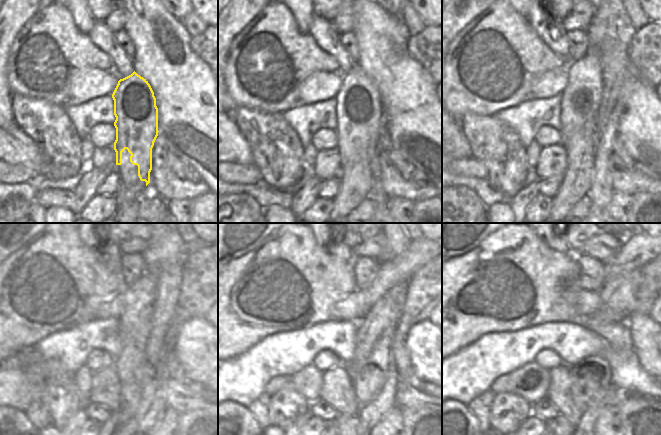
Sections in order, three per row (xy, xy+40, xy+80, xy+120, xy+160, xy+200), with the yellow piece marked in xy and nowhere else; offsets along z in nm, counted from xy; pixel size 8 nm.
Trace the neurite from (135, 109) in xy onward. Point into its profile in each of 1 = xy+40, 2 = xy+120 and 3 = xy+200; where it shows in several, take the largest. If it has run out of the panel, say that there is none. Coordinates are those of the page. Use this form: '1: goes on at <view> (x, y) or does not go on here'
1: goes on at xy+40 (359, 118)
2: goes on at xy+120 (159, 277)
3: goes on at xy+200 (641, 248)

